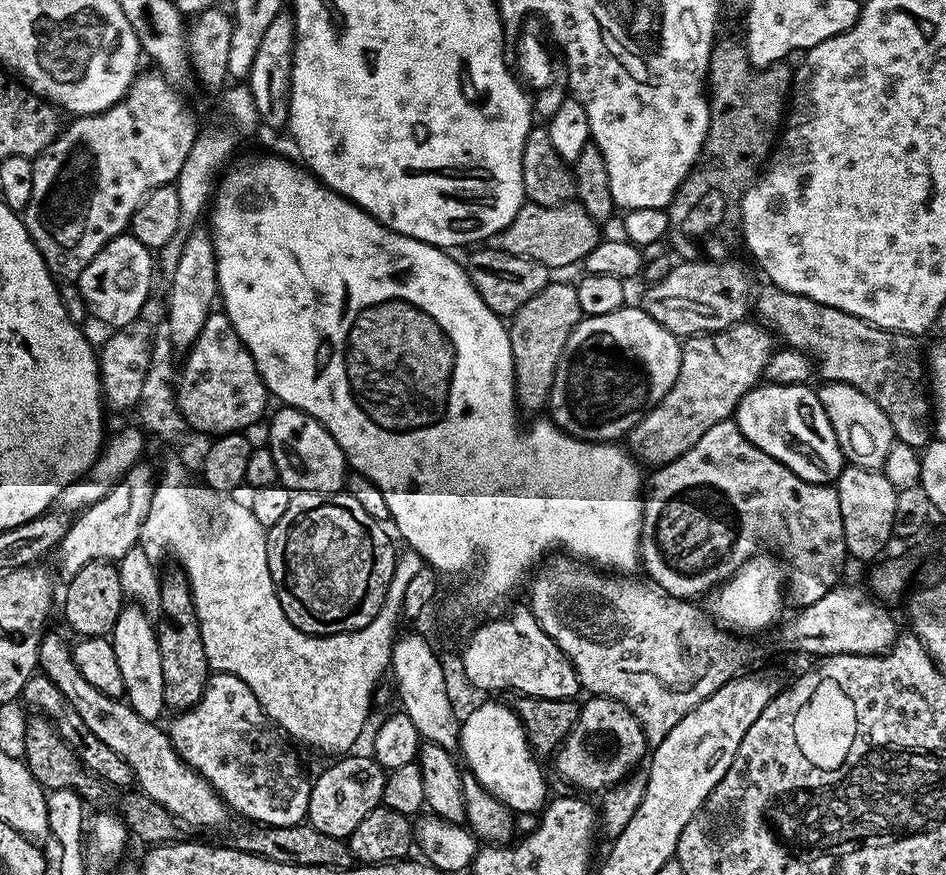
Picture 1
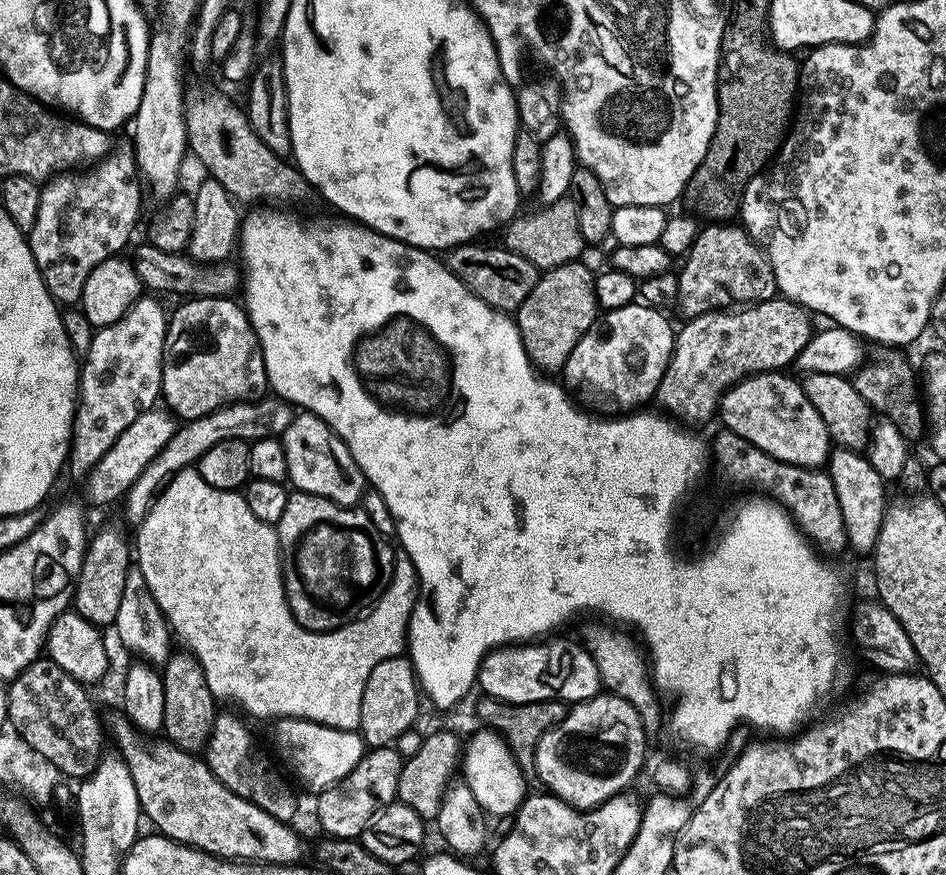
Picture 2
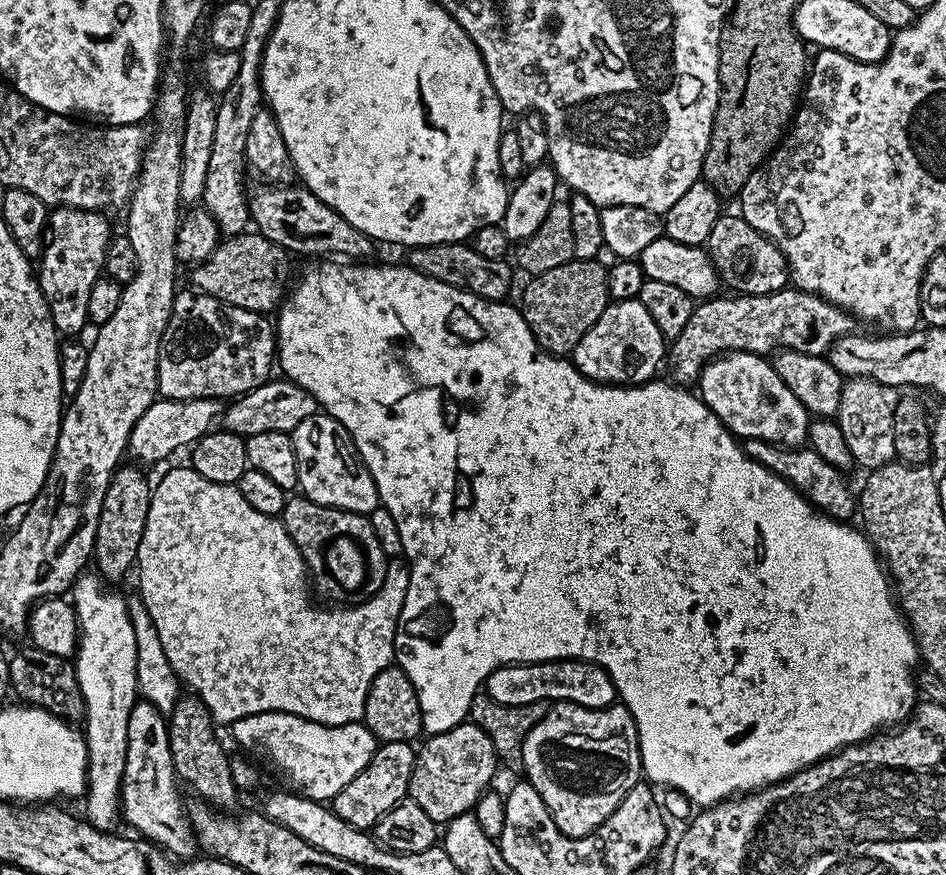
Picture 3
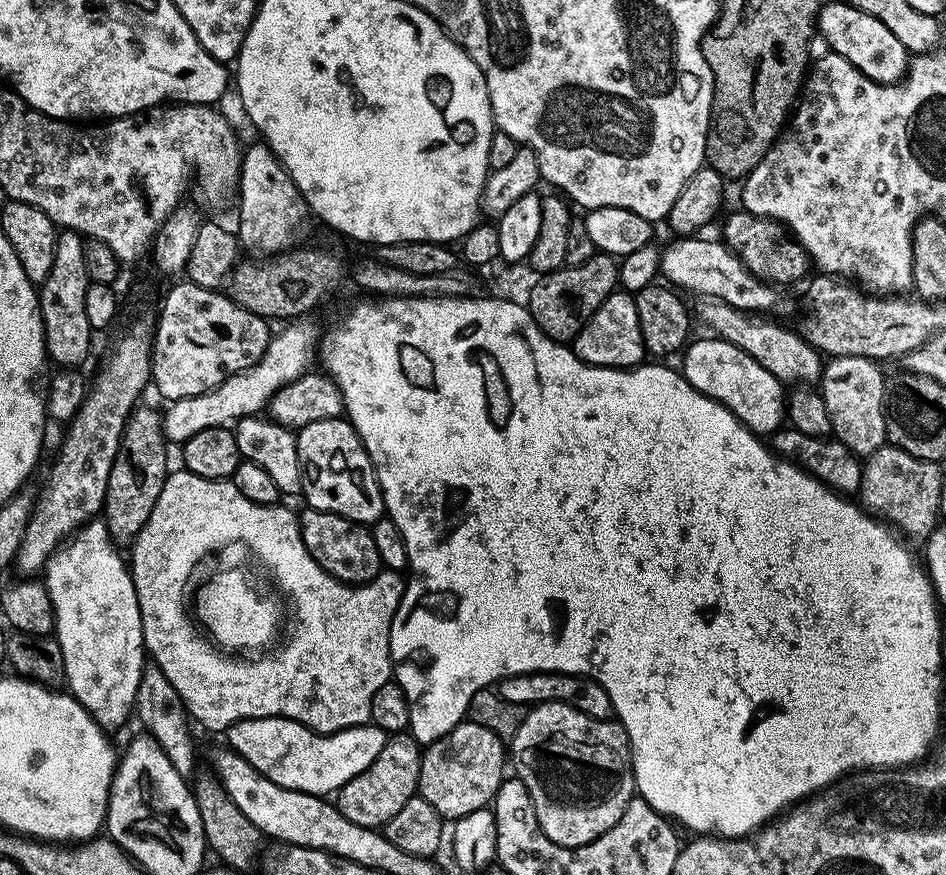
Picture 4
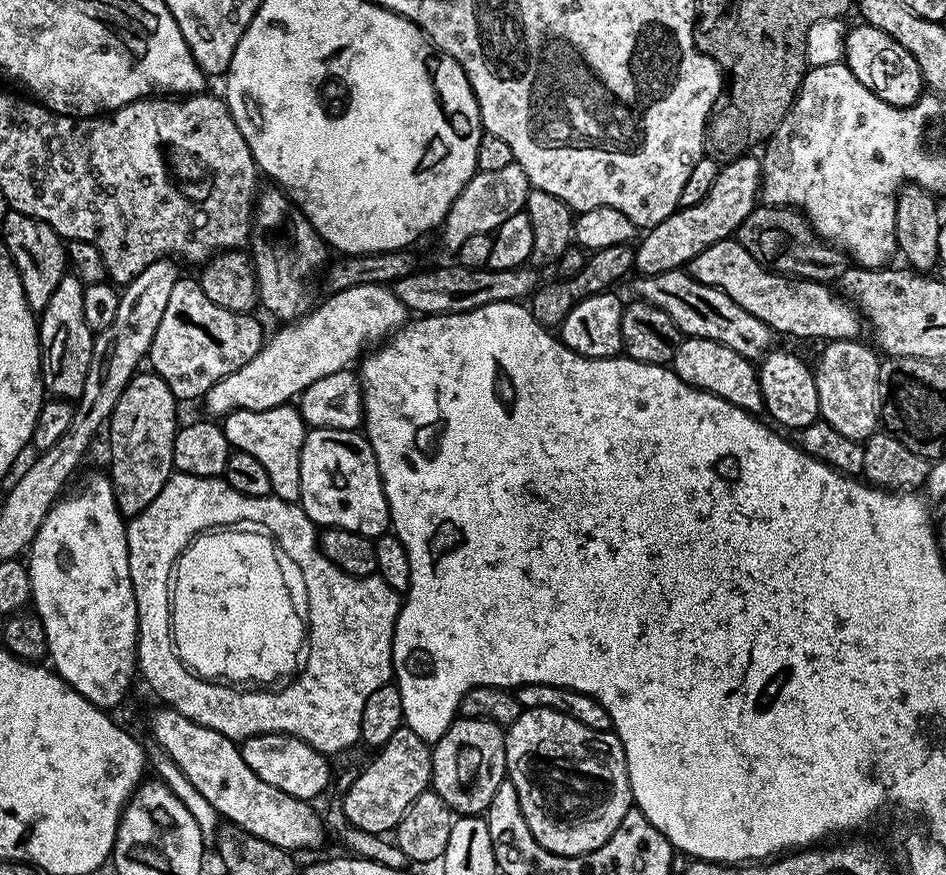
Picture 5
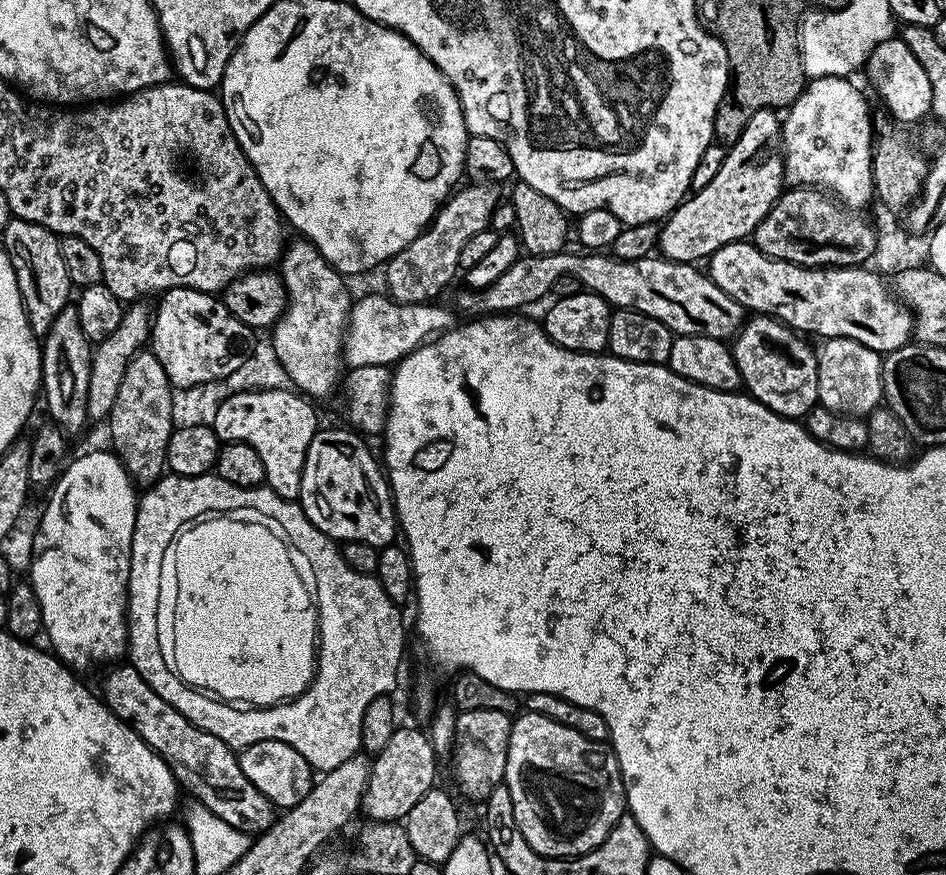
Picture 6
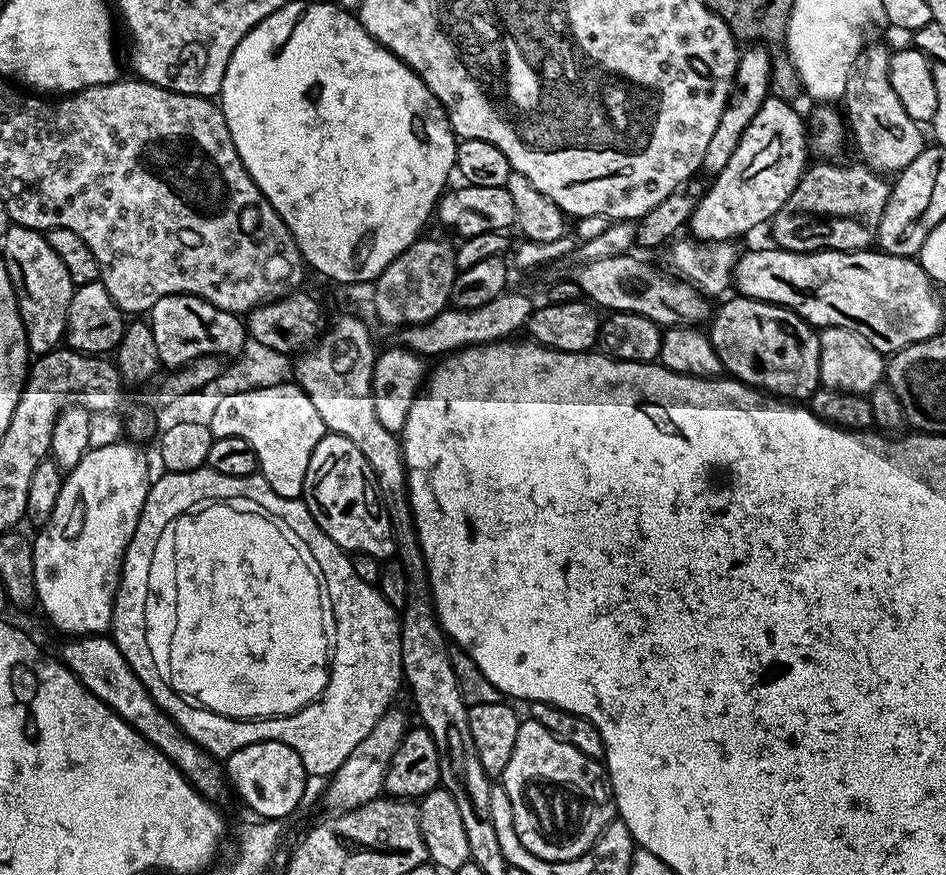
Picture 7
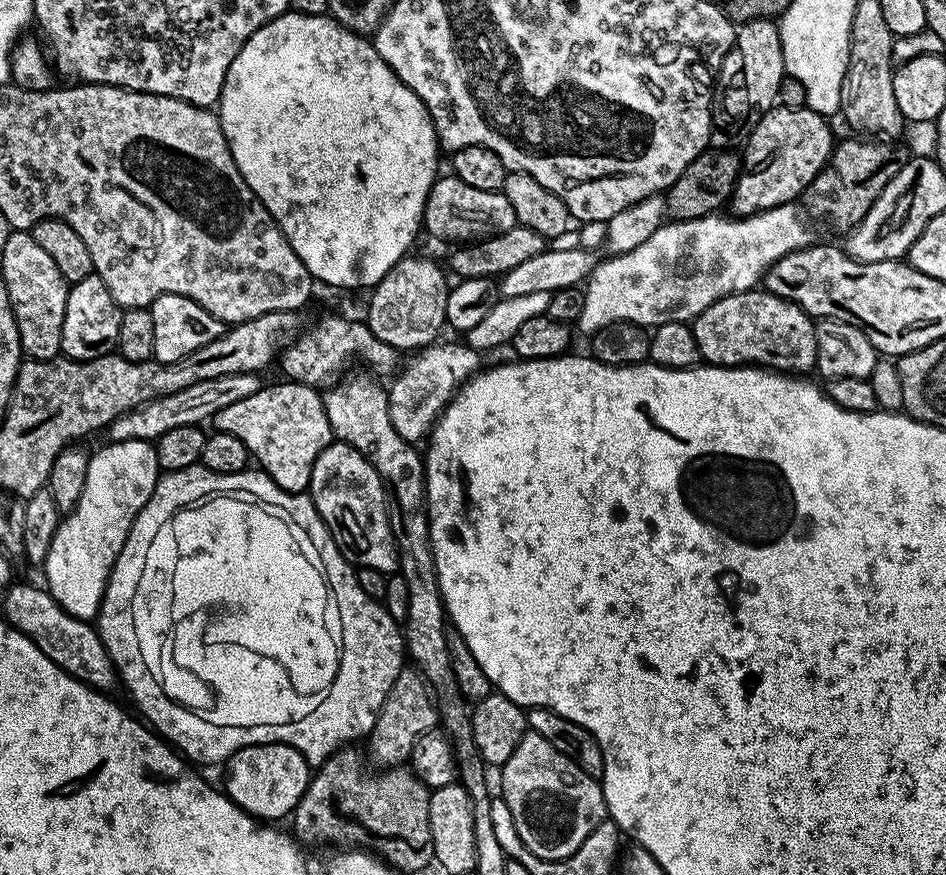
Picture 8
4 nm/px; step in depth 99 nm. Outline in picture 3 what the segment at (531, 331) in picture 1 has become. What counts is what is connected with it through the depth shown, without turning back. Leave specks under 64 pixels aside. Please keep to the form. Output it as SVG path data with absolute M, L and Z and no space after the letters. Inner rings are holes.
M573 258L562 266L554 266L554 270L546 270L546 274L538 274L531 277L524 288L524 293L518 299L518 307L526 326L534 334L536 343L546 352L551 352L553 356L561 358L567 357L582 342L582 334L602 318L602 310L610 302L608 294L608 268L600 265L599 259L595 260L577 260Z

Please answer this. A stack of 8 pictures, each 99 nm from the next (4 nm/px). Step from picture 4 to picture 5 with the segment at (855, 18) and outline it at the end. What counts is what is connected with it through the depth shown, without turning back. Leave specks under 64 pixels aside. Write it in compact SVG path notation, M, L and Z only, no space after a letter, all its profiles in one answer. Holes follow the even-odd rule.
M860 22L857 28L849 27L844 38L844 59L843 63L848 65L848 69L872 92L882 98L895 108L908 108L925 91L924 76L920 72L918 62L890 34L882 34L874 26Z

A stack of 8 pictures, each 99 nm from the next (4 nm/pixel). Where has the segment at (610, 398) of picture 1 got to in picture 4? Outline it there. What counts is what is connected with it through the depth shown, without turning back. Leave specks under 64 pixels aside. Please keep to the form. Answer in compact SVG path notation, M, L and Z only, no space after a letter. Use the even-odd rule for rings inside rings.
M617 290L612 292L594 310L594 314L582 326L582 330L571 341L570 347L576 357L594 366L603 368L630 368L637 367L645 359L646 353L642 342L642 330L638 326L638 310L633 293Z

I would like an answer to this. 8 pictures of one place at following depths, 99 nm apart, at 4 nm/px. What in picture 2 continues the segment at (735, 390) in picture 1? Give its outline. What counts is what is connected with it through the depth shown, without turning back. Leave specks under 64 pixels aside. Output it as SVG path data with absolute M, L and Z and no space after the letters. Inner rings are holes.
M783 298L763 300L757 304L737 307L735 310L707 312L685 319L684 325L675 333L672 357L668 368L662 374L662 382L656 387L655 403L660 403L659 407L665 413L675 414L689 425L706 423L711 416L717 415L720 400L725 392L745 376L755 376L757 372L784 370L787 369L787 364L788 367L795 365L798 354L802 354L802 348L812 337L814 325L811 319L813 320L813 317L808 309Z

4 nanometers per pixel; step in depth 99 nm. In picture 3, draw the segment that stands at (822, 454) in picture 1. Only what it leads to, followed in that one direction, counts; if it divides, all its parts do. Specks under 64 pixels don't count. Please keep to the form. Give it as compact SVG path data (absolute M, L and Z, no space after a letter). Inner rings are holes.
M729 352L711 361L700 372L698 395L704 401L704 405L737 438L767 440L770 444L781 446L800 446L807 441L810 414L804 409L802 402L798 402L798 398L794 398L790 386L786 386L786 382L782 382L782 378L778 378L775 367L765 357L758 356L755 352Z

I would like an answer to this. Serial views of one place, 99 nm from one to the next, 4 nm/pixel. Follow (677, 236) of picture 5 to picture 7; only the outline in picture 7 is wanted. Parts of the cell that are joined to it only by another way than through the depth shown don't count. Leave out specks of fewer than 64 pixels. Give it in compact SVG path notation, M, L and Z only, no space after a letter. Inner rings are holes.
M769 95L763 102L758 110L758 114L754 114L754 118L750 118L750 126L746 126L746 130L742 134L742 142L738 142L738 150L734 150L734 155L730 158L730 162L726 162L726 166L722 171L715 173L712 186L709 188L708 193L703 197L699 197L696 203L696 208L692 211L692 218L690 221L690 229L692 228L691 235L701 242L715 242L718 240L727 240L729 242L739 241L739 236L744 236L747 232L755 230L759 224L767 225L772 217L778 214L778 210L786 202L786 198L790 198L790 194L794 194L794 186L798 186L798 182L802 178L804 169L809 167L810 159L810 132L806 127L806 120L799 116L798 113L792 109L793 105L786 100L779 100L774 95Z

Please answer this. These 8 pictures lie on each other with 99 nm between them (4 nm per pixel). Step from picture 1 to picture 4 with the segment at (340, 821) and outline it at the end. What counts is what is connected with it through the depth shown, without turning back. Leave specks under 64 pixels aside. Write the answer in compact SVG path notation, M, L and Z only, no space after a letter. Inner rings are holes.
M396 734L382 746L382 754L362 770L346 786L340 789L334 803L339 812L350 822L358 822L358 826L379 829L388 823L410 798L417 795L418 778L420 777L420 758L422 755L421 745L411 734Z

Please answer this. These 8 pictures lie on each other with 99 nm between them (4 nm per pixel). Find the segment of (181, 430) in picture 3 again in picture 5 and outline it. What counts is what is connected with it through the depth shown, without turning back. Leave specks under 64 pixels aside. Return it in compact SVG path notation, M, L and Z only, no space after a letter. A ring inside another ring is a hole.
M359 284L325 297L308 315L285 323L273 336L271 333L264 347L246 366L210 386L202 398L209 417L223 418L234 410L270 410L295 401L310 382L355 365L365 349L387 340L404 327L410 316L408 308L398 302L395 291L386 284Z

